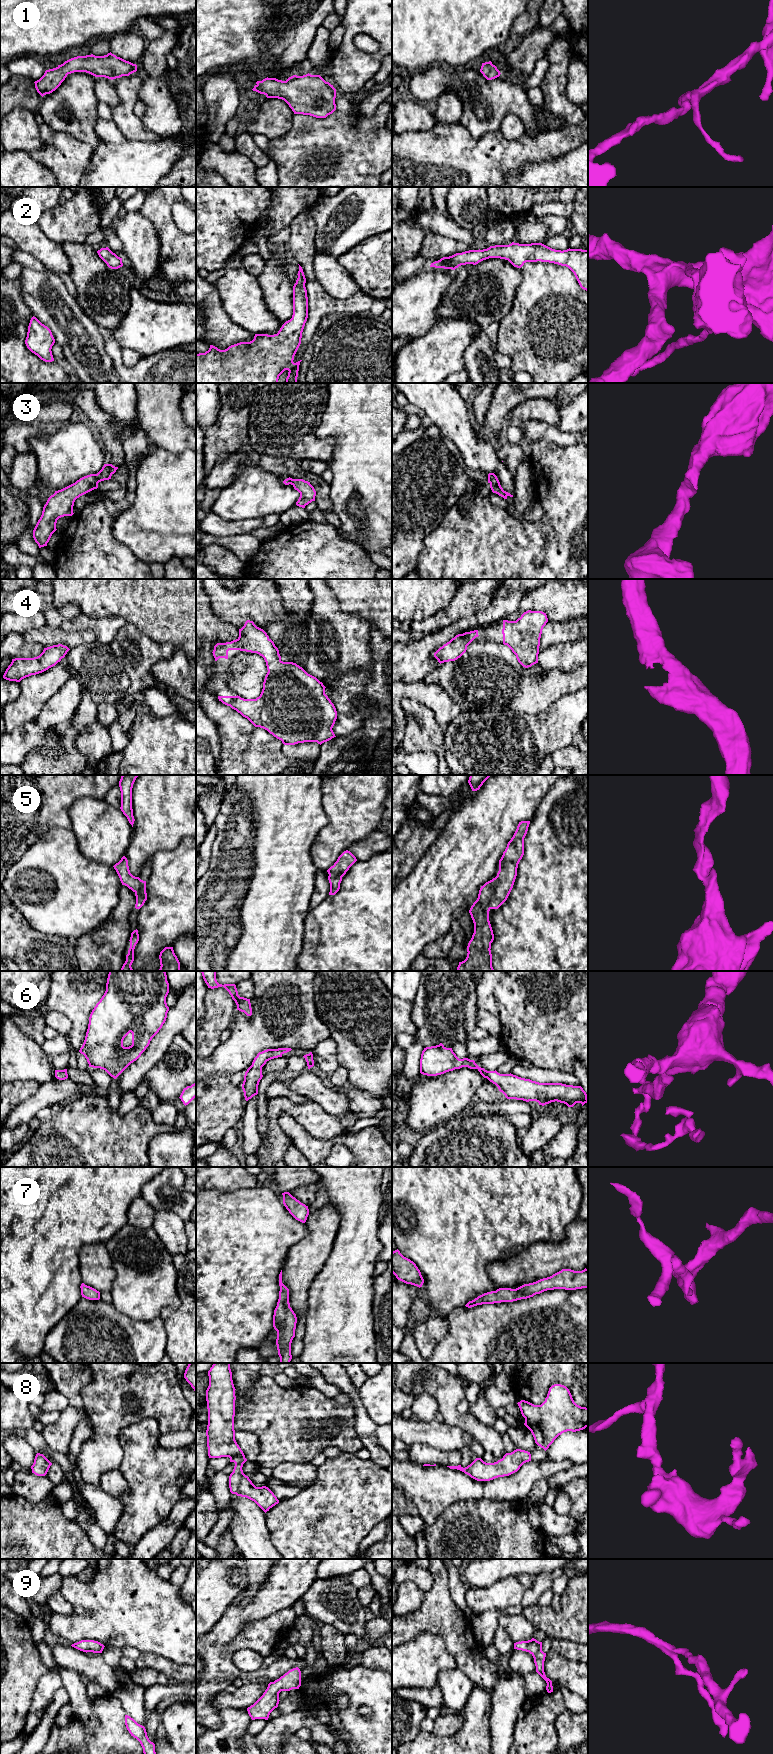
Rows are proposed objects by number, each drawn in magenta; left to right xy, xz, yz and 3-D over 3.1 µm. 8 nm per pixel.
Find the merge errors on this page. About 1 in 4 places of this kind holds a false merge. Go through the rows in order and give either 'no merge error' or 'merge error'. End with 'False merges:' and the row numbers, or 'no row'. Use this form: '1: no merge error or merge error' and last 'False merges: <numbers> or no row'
1: no merge error
2: no merge error
3: no merge error
4: no merge error
5: no merge error
6: no merge error
7: no merge error
8: no merge error
9: no merge error
False merges: no row

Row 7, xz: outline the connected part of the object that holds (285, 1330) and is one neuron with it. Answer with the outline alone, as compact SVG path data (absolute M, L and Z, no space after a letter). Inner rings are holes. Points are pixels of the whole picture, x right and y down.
M282 1270L279 1274L279 1299L273 1315L273 1327L277 1331L276 1345L280 1363L290 1363L291 1343L295 1337L297 1317L289 1303L289 1289L282 1283Z

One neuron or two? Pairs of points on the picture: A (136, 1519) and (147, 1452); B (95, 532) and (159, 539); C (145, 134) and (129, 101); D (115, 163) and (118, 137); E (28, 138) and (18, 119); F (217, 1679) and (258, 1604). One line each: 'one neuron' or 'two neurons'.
A: one neuron
B: two neurons
C: one neuron
D: two neurons
E: one neuron
F: one neuron

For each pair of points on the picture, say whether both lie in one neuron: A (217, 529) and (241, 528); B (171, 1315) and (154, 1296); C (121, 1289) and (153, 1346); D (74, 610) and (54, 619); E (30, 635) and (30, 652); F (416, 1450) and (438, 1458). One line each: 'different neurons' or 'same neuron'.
A: same neuron
B: different neurons
C: different neurons
D: same neuron
E: different neurons
F: same neuron

